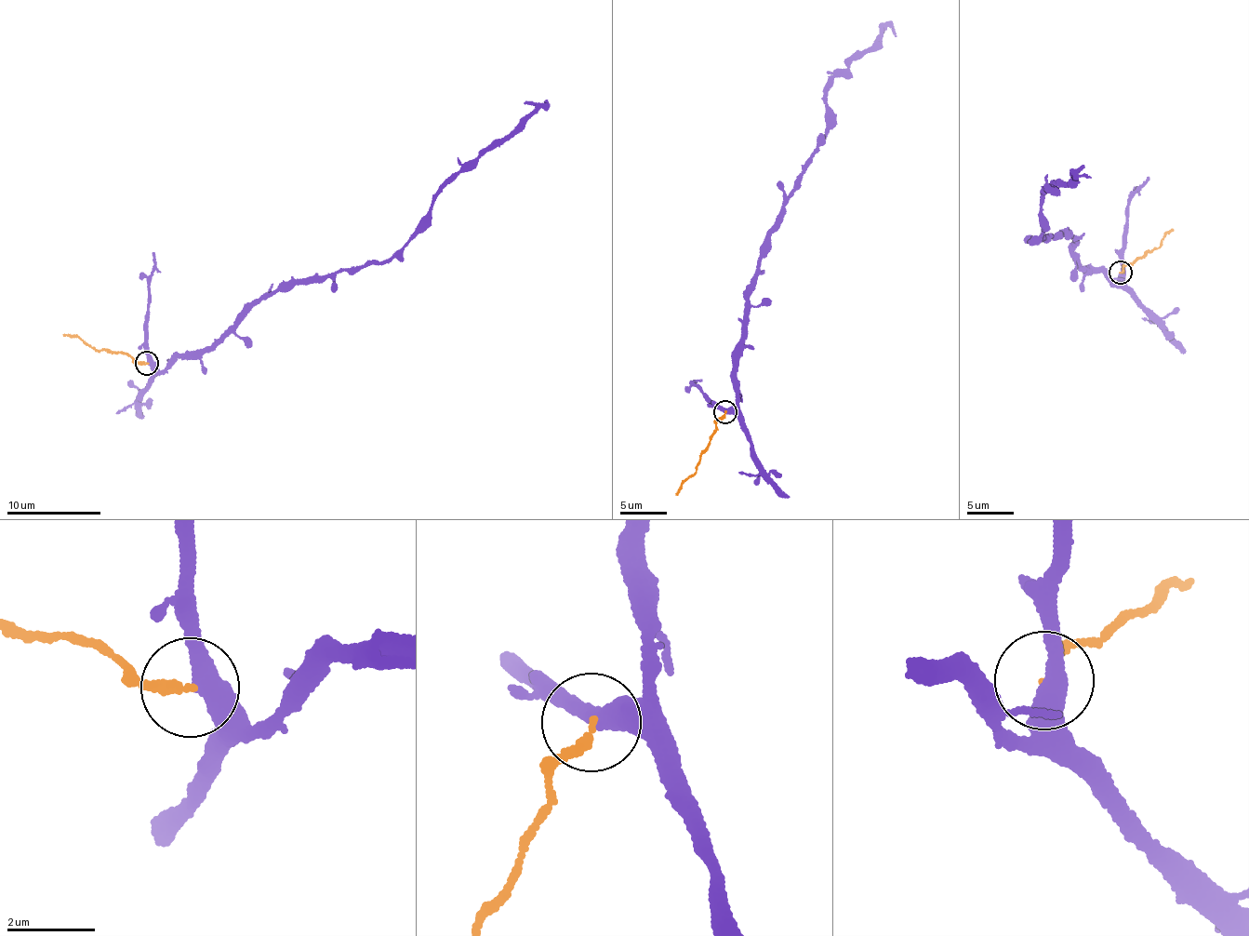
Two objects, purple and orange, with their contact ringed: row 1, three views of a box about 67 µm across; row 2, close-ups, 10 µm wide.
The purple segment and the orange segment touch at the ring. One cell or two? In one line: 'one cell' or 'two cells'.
two cells

